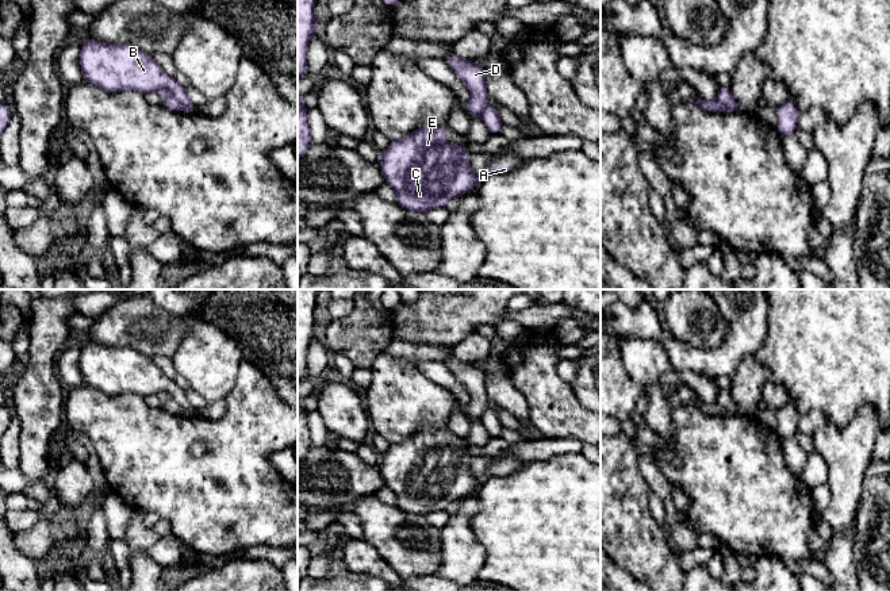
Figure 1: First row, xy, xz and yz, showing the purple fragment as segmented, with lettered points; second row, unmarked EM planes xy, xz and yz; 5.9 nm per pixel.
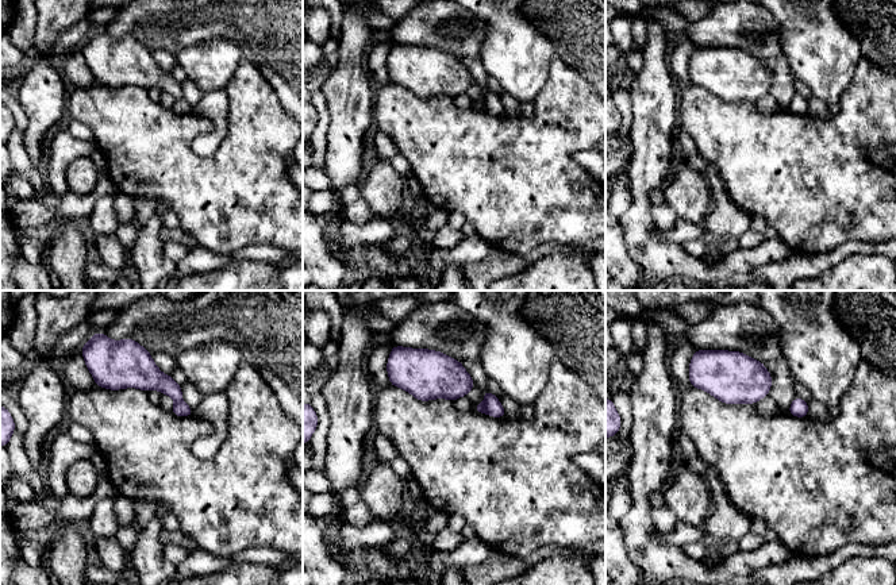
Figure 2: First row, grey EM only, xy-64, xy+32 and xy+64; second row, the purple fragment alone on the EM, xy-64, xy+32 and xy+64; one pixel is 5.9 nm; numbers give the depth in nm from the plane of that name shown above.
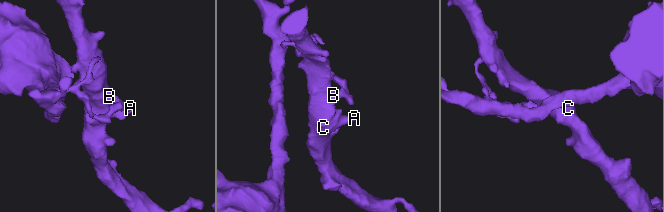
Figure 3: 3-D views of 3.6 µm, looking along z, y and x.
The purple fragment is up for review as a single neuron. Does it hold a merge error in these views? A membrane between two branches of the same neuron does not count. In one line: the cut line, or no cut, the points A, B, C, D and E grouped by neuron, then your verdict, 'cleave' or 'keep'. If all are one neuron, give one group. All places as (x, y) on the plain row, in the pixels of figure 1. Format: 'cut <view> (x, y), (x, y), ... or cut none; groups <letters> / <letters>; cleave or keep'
cut xy (165, 395), (171, 396), (184, 413); groups A B C E / D; cleave

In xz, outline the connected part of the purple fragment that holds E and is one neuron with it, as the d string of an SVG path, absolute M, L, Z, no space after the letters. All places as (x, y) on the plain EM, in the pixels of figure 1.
M446 426L430 430L421 429L404 441L391 444L379 460L379 469L385 487L396 495L395 506L417 517L446 510L450 502L473 492L488 479L507 476L513 472L510 469L488 469L480 477L475 477L469 469L468 453L464 449L446 445Z

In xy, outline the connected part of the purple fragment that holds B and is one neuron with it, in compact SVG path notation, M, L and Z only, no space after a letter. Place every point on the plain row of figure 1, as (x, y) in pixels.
M87 341L80 352L80 369L85 384L107 395L160 395L177 402L185 415L196 415L185 391L166 377L153 358L128 348Z

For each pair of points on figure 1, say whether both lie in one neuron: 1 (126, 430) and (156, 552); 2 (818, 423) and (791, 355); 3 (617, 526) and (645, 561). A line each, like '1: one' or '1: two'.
1: two
2: two
3: one

